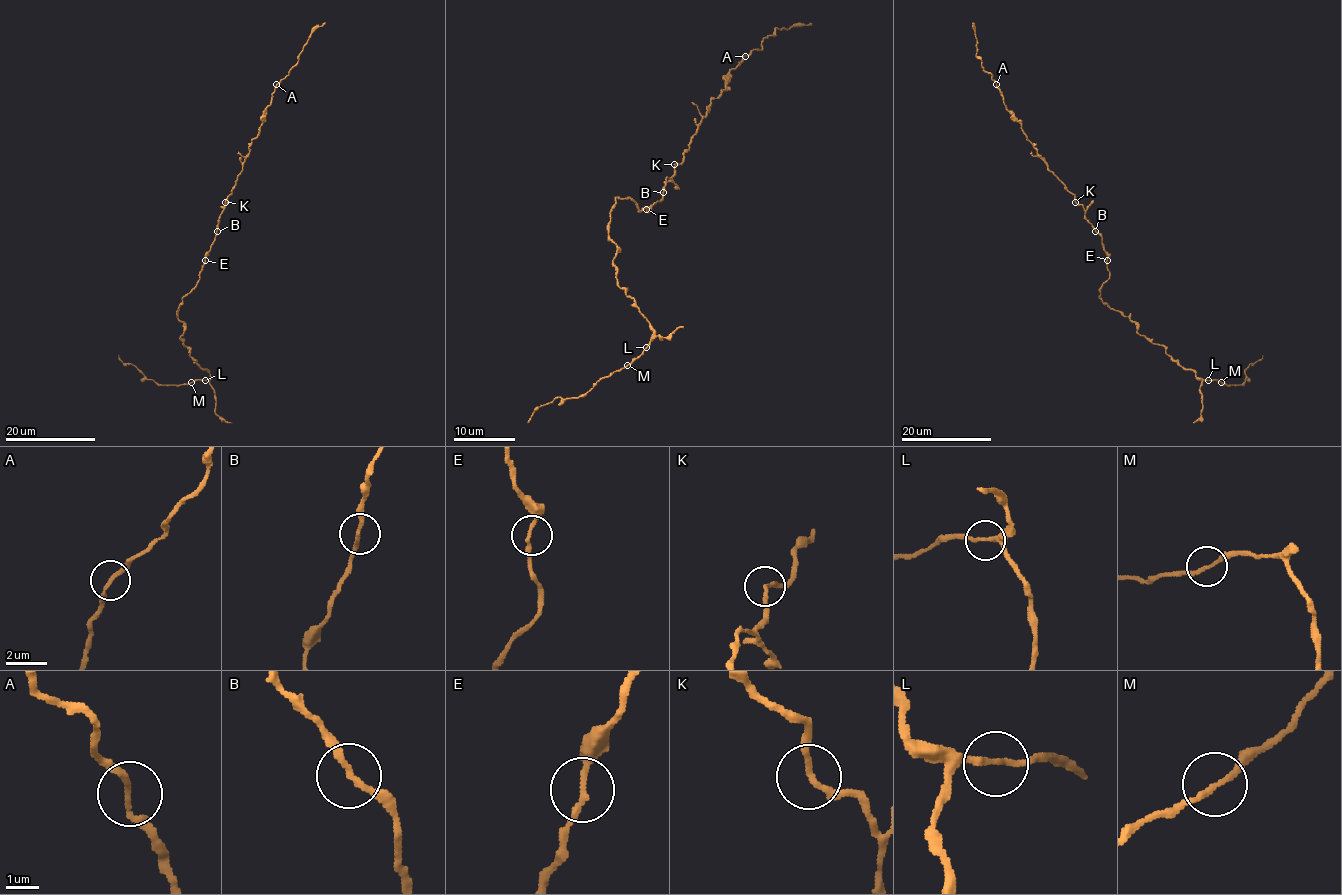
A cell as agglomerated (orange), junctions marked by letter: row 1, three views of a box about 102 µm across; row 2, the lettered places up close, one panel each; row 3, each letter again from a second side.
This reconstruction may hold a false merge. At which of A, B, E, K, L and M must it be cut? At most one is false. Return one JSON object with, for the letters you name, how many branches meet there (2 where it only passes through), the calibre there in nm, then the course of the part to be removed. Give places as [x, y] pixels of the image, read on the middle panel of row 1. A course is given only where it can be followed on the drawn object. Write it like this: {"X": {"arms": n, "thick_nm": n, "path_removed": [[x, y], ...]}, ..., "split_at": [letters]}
{"split_at": []}

